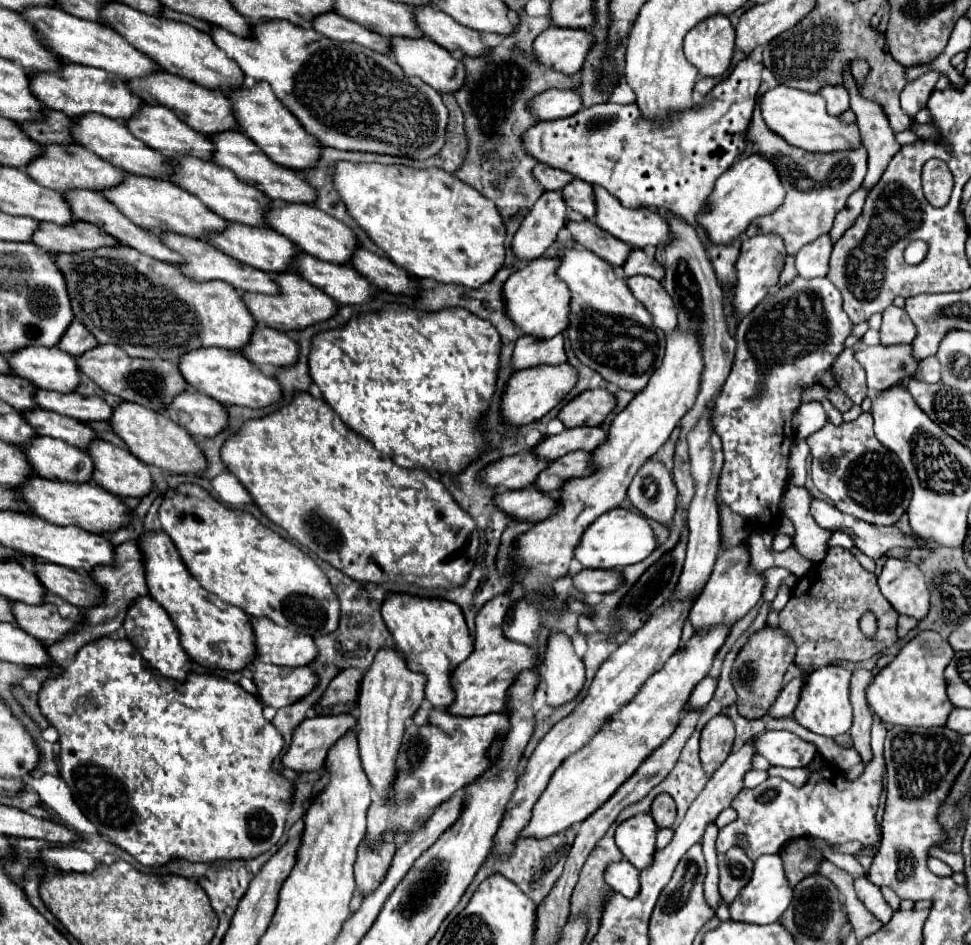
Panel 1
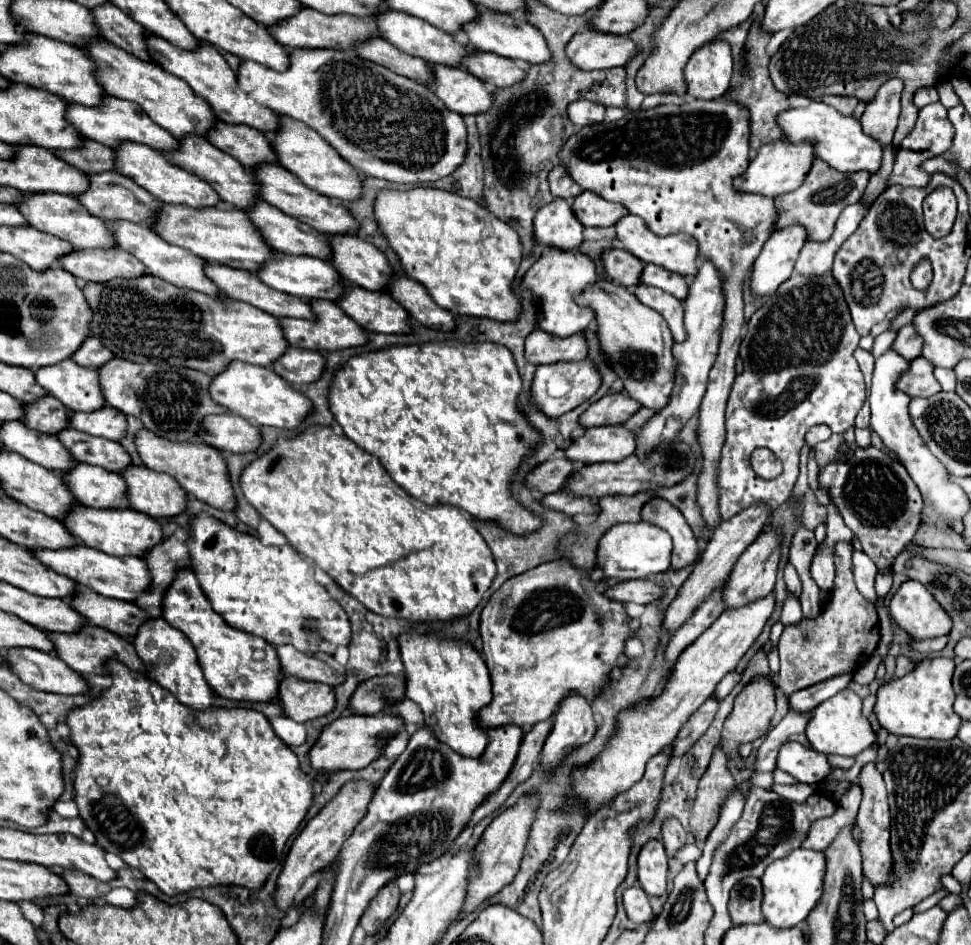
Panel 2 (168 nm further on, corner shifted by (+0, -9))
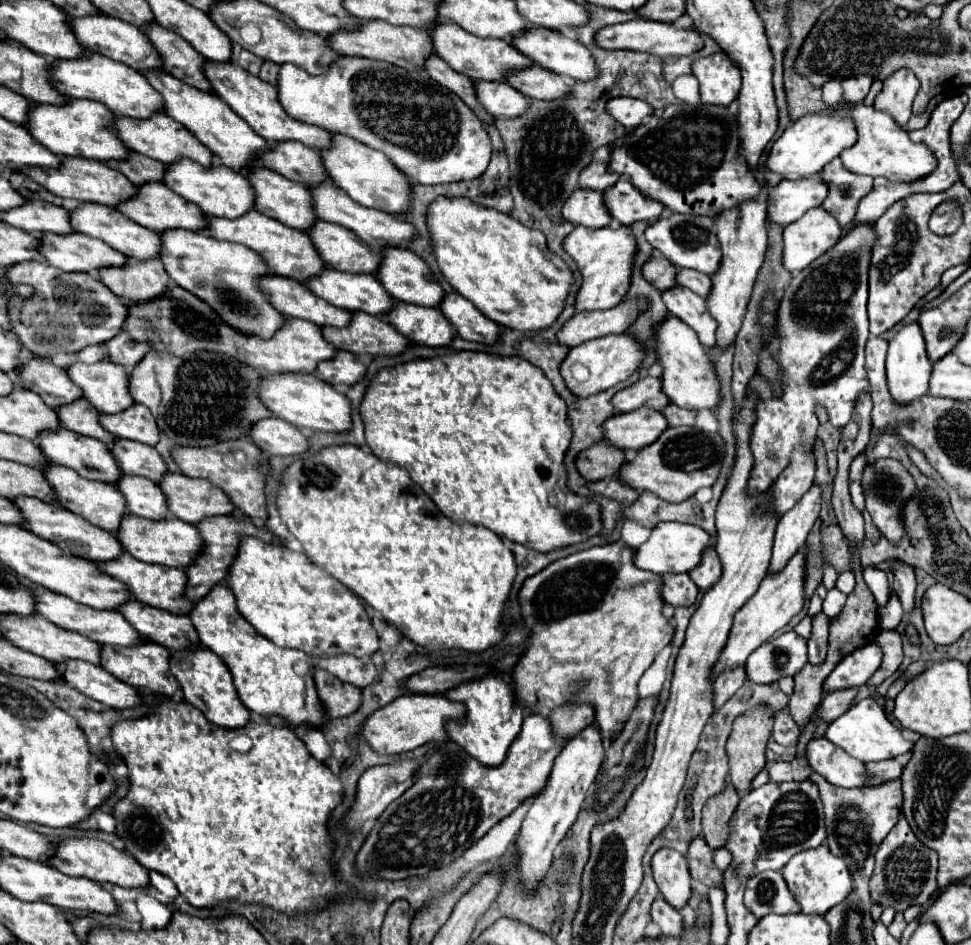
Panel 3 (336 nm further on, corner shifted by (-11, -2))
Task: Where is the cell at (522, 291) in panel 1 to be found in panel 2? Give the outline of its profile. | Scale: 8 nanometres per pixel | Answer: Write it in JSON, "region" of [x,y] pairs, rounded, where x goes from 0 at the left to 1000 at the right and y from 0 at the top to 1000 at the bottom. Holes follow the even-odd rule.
{"region":[[[566,263],[542,287],[542,291],[536,297],[536,304],[544,306],[550,314],[556,316],[556,331],[552,338],[552,346],[573,357],[587,357],[587,354],[599,352],[612,338],[610,327],[597,325],[591,321],[591,312],[612,297],[614,297],[614,285],[604,270],[595,266]]]}

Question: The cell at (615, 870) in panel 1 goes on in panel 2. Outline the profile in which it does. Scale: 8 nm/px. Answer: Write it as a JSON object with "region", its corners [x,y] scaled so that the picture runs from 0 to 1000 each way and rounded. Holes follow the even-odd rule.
{"region":[[[657,937],[645,941],[641,945],[641,951],[643,951],[643,962],[647,966],[647,972],[651,977],[659,979],[659,977],[665,977],[665,975],[669,975],[674,970],[671,960],[667,956],[667,947]]]}

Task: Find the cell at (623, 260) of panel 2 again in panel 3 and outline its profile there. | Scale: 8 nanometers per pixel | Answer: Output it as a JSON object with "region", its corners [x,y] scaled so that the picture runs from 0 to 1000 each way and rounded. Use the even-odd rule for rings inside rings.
{"region":[[[673,271],[673,275],[668,275],[664,281],[662,281],[662,292],[666,298],[670,298],[677,307],[685,309],[685,307],[691,307],[697,303],[697,296],[695,296],[695,288],[697,284],[685,275],[683,271]]]}

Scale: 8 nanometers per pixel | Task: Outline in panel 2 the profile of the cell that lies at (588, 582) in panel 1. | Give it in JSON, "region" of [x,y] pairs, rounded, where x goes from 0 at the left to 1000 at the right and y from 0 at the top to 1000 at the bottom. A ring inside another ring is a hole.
{"region":[[[655,613],[655,615],[643,615],[643,617],[632,617],[630,621],[626,621],[622,625],[624,632],[645,638],[645,636],[653,636],[659,640],[671,638],[682,630],[682,623],[671,615],[671,613]]]}

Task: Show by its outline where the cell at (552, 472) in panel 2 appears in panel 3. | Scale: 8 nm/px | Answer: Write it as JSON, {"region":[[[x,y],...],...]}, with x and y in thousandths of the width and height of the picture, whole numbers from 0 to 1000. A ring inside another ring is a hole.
{"region":[[[619,468],[611,474],[600,476],[592,491],[598,504],[611,510],[611,508],[621,508],[621,506],[637,506],[637,497],[644,489],[646,489],[644,476],[637,476],[633,472]]]}

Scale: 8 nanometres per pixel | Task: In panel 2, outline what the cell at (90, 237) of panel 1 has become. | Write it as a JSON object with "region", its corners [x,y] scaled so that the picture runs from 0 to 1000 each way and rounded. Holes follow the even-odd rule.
{"region":[[[95,263],[95,266],[74,266],[62,274],[62,283],[72,287],[76,293],[87,297],[113,297],[117,293],[144,293],[150,289],[148,280],[128,263]]]}

